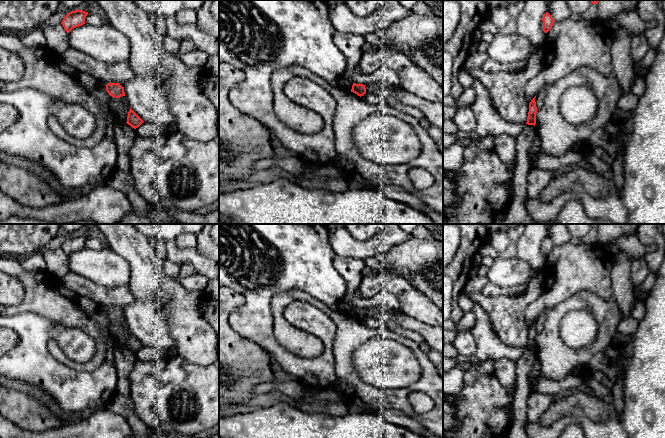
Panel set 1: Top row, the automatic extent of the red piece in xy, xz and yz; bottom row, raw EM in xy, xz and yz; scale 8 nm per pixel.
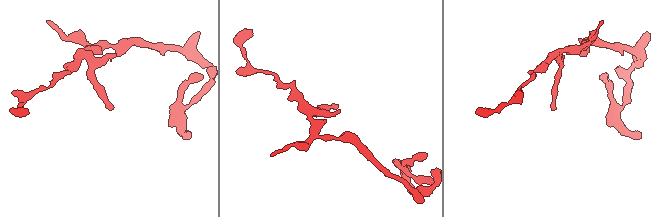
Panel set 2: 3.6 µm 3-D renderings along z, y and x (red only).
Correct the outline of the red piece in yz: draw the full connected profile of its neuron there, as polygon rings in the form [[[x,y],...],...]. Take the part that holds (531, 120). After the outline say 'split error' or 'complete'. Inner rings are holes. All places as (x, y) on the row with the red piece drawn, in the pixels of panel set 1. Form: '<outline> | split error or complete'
[[[536,96],[531,100],[529,103],[529,112],[528,112],[528,118],[526,124],[528,125],[534,125],[536,124],[536,113],[537,113],[537,107],[535,102]]] | complete

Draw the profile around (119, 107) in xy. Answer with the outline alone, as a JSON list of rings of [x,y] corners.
[[[107,92],[108,97],[108,106],[112,115],[115,118],[116,122],[119,123],[126,123],[128,112],[130,110],[130,105],[127,101],[126,96],[121,96],[120,98],[115,98],[109,95]]]

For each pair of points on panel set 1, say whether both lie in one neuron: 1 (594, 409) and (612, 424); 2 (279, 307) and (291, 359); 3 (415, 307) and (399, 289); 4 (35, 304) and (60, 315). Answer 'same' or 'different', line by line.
1: different
2: different
3: same
4: same

